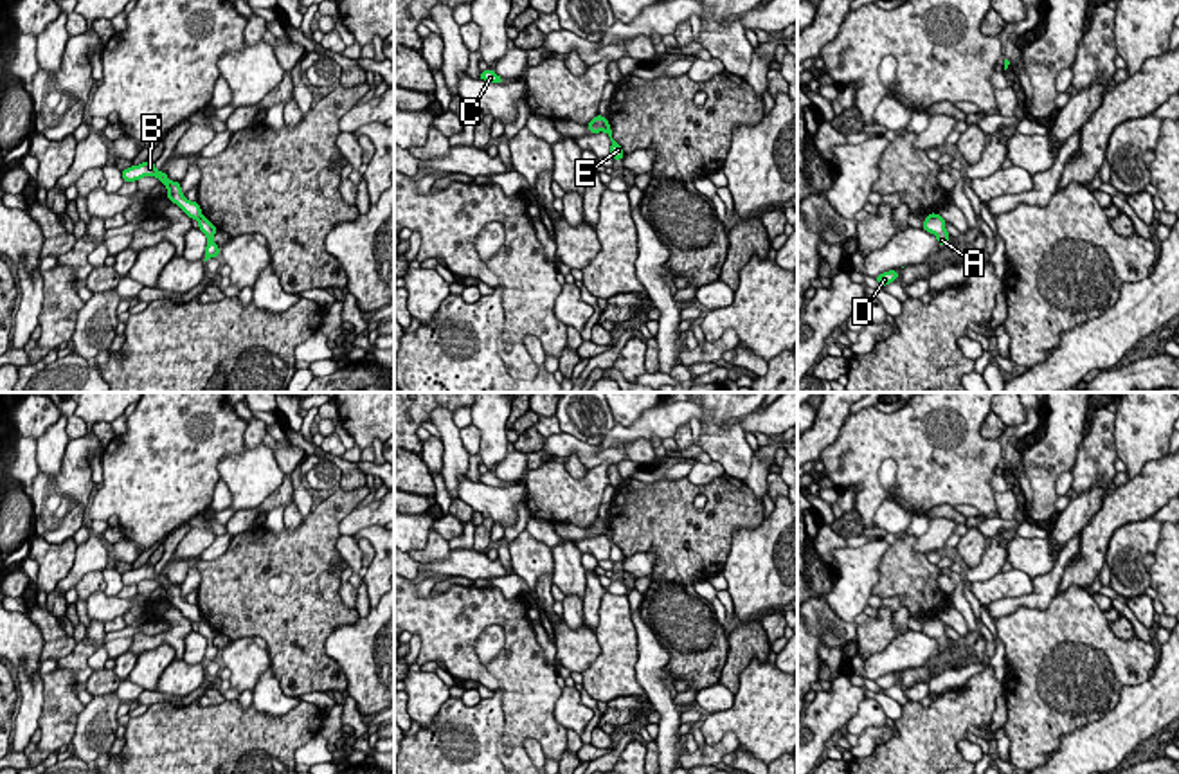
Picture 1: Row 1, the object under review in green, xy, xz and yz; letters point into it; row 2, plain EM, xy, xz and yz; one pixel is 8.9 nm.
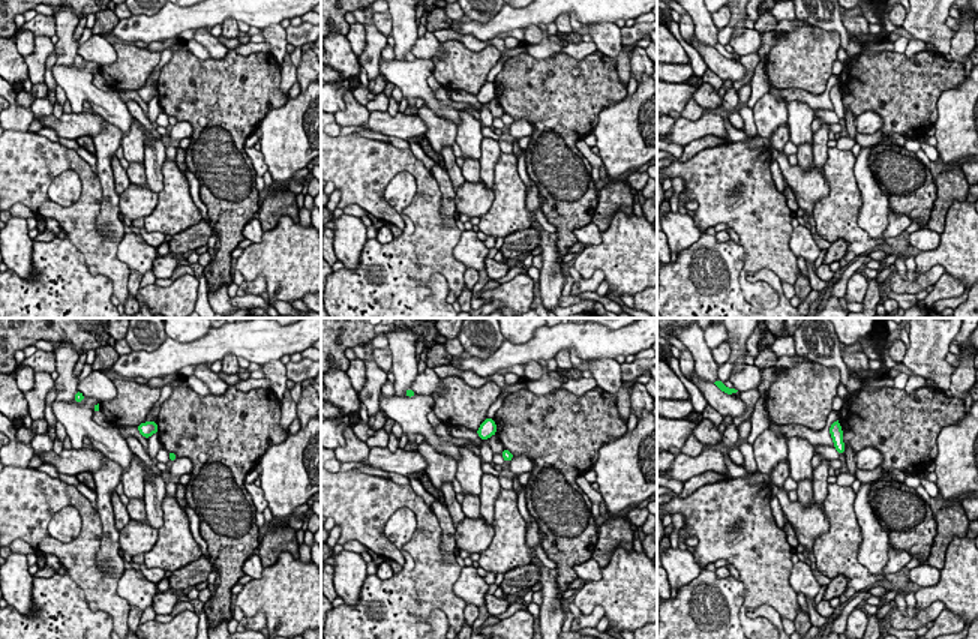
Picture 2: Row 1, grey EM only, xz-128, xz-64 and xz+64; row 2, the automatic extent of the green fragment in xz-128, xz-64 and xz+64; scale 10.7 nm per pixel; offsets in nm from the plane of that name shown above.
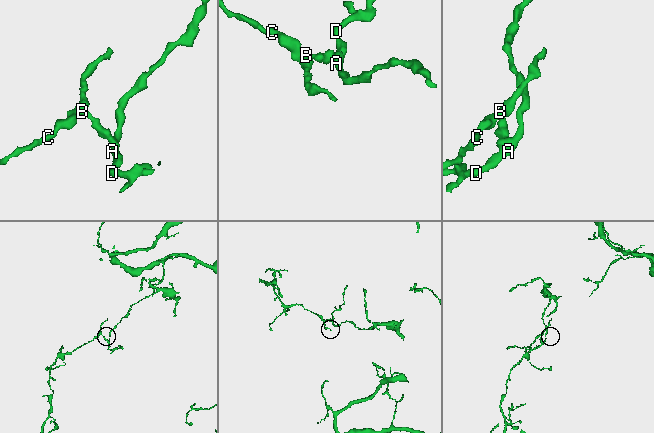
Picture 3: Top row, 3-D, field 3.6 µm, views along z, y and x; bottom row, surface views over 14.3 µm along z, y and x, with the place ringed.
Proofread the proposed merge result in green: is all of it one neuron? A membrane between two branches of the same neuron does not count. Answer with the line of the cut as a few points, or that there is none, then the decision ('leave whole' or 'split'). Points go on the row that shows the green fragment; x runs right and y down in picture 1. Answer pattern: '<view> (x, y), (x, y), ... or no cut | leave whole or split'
xz (605, 117), (602, 130) | split

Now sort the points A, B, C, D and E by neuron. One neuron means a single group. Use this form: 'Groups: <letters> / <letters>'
Groups: A D E / B C

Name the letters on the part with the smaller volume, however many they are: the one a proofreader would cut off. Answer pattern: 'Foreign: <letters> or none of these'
Foreign: A, D, E

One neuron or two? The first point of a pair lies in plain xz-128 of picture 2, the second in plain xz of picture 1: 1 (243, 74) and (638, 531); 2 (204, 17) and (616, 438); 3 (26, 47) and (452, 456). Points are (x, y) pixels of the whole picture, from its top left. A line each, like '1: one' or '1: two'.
1: one
2: one
3: two

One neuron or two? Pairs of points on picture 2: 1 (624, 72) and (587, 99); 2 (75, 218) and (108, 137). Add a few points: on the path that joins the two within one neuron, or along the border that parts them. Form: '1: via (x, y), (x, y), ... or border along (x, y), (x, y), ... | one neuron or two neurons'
1: border along (615, 60), (618, 78), (626, 84) | two neurons
2: border along (95, 173), (101, 186), (101, 207) | two neurons

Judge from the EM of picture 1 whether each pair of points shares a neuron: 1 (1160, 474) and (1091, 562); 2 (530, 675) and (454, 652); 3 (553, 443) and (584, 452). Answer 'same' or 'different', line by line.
1: same
2: same
3: same

